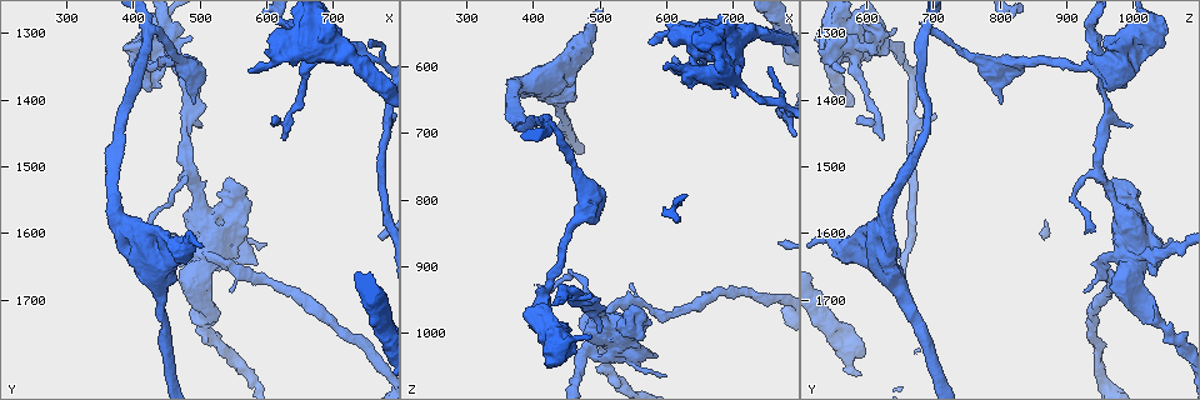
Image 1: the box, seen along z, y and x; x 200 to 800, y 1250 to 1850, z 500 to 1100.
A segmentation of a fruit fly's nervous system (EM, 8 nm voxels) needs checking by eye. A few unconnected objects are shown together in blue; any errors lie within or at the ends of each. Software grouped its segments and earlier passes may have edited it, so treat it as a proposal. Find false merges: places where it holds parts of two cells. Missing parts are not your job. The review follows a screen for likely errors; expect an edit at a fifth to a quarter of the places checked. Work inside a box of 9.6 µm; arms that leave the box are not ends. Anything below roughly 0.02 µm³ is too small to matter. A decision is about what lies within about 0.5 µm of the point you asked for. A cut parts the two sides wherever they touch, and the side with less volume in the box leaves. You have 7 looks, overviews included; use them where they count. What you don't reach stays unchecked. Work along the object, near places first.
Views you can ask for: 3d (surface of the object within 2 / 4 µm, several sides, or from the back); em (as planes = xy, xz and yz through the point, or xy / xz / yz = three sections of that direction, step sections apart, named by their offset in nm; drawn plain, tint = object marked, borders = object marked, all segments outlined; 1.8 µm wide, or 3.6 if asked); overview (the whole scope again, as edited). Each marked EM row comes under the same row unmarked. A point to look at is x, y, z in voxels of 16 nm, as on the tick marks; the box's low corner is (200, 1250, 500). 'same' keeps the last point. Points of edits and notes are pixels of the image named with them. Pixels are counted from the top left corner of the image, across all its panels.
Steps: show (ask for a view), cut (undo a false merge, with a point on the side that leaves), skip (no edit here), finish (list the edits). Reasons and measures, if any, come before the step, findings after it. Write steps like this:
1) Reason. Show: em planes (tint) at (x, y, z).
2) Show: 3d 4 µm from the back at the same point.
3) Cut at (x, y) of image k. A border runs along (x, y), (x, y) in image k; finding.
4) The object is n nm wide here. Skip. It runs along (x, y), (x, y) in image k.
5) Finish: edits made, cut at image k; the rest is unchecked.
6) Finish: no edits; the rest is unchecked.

Show: em 3.6 µm planes (tint) at (540, 1620, 1015).

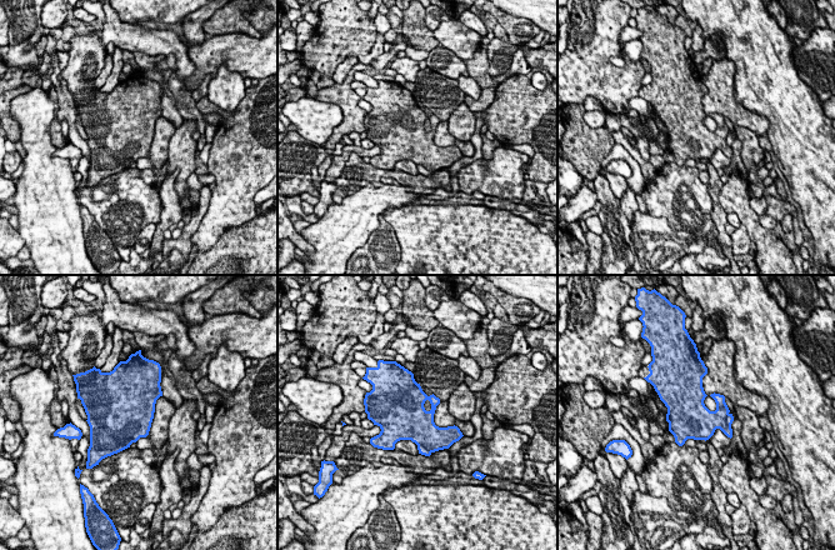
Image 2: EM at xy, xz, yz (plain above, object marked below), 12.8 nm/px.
The object is 550 nm wide here. Cut at (729, 420) of image 2. Two cells meet here.

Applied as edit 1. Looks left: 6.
Show: overview.

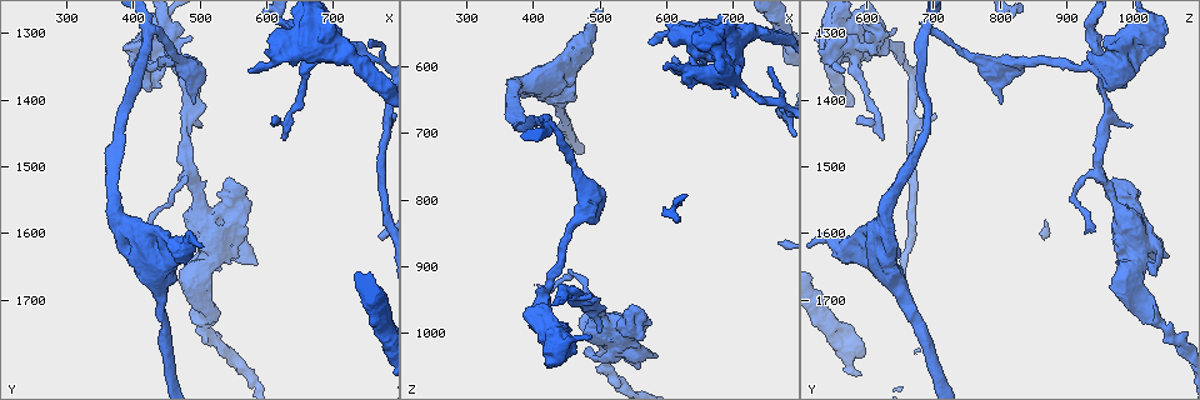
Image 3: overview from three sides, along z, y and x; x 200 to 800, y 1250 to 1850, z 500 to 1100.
Arms run side by side. Show: 3d 4 µm at (420, 1315, 990).

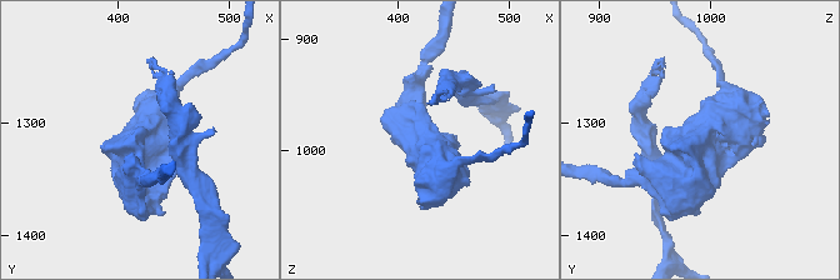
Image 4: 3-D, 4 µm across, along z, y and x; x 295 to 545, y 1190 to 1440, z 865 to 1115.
4 arms meet here. Show: em 3.6 µm xz step 16 (tint) at (420, 1316, 988).

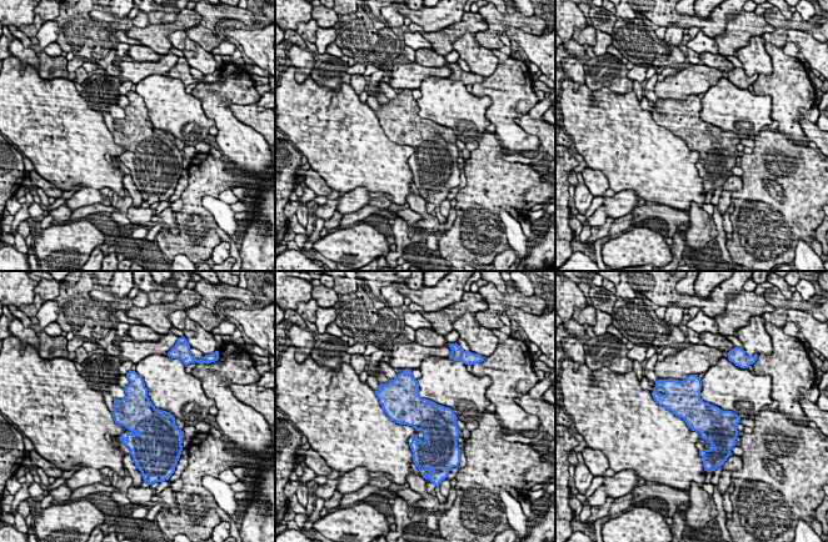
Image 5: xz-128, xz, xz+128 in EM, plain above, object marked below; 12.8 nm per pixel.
Skip. One cell here.

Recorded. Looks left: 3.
Finish: edits made, cut at image 2; the rest is unchecked.

